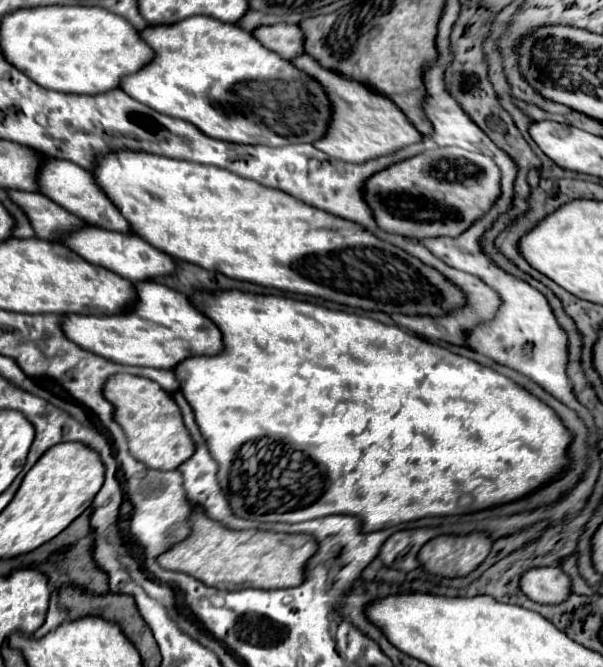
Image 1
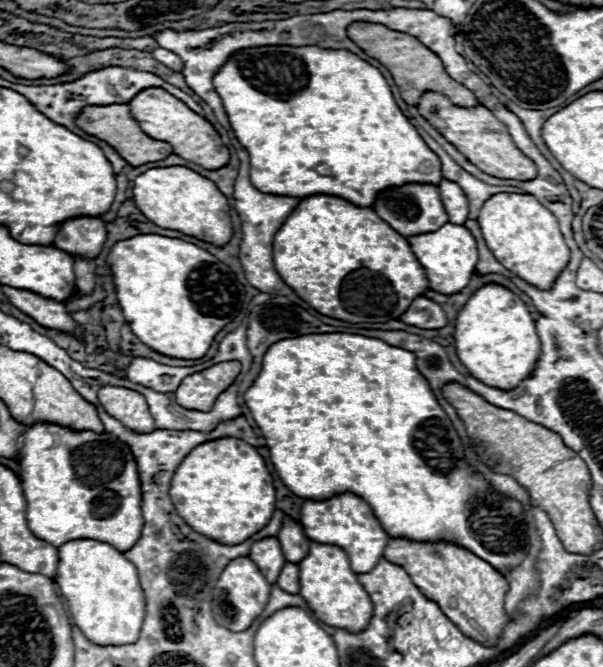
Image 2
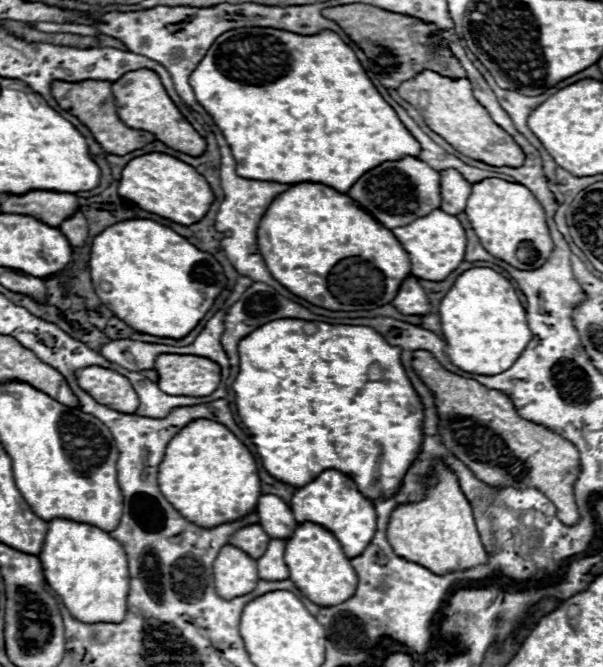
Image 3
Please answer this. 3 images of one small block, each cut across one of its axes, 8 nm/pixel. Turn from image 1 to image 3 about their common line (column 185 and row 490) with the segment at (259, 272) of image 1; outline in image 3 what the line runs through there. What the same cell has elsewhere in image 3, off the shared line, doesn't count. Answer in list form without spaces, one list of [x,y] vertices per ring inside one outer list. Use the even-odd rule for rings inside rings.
[[[192,420],[168,442],[158,470],[158,486],[188,522],[200,526],[218,526],[246,516],[262,494],[250,450],[226,426],[212,420]]]

